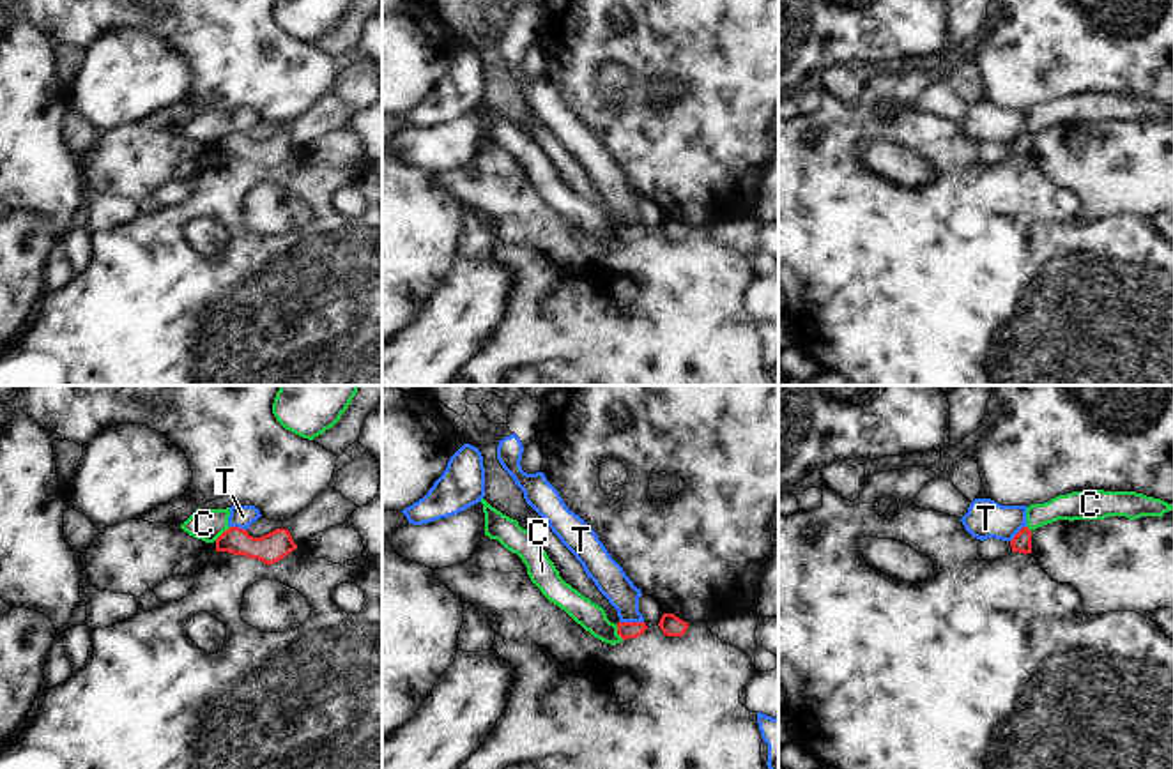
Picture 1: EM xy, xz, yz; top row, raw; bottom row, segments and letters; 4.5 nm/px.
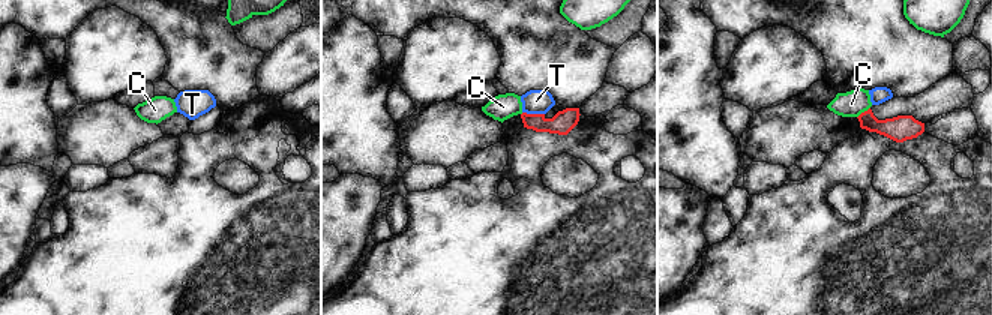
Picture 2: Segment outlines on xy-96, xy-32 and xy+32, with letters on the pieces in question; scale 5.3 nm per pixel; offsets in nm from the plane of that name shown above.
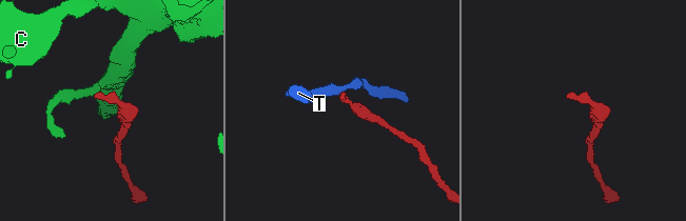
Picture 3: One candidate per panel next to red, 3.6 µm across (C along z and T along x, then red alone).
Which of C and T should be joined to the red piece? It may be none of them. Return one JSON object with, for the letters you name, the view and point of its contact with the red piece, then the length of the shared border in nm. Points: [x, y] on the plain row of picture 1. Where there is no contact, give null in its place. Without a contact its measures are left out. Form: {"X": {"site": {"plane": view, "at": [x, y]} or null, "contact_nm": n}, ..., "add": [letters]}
{"add": []}

